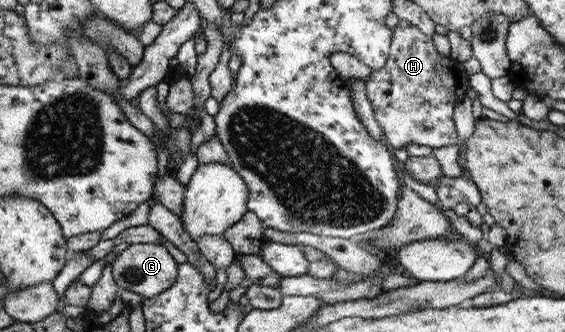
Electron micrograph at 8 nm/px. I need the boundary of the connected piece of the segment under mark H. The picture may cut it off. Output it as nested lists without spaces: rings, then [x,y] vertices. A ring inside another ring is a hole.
[[[401,20],[395,27],[394,44],[390,59],[366,80],[366,94],[374,116],[384,131],[384,142],[393,148],[403,148],[407,143],[445,147],[458,143],[453,109],[463,101],[469,89],[467,73],[461,73],[457,60],[441,57],[429,35]]]

